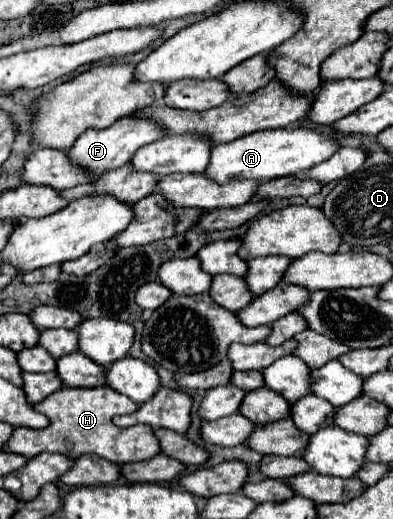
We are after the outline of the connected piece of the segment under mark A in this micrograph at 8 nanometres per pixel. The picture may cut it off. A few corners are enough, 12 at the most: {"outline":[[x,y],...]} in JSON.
{"outline":[[310,128],[212,146],[204,174],[264,182],[306,172],[338,144]]}

